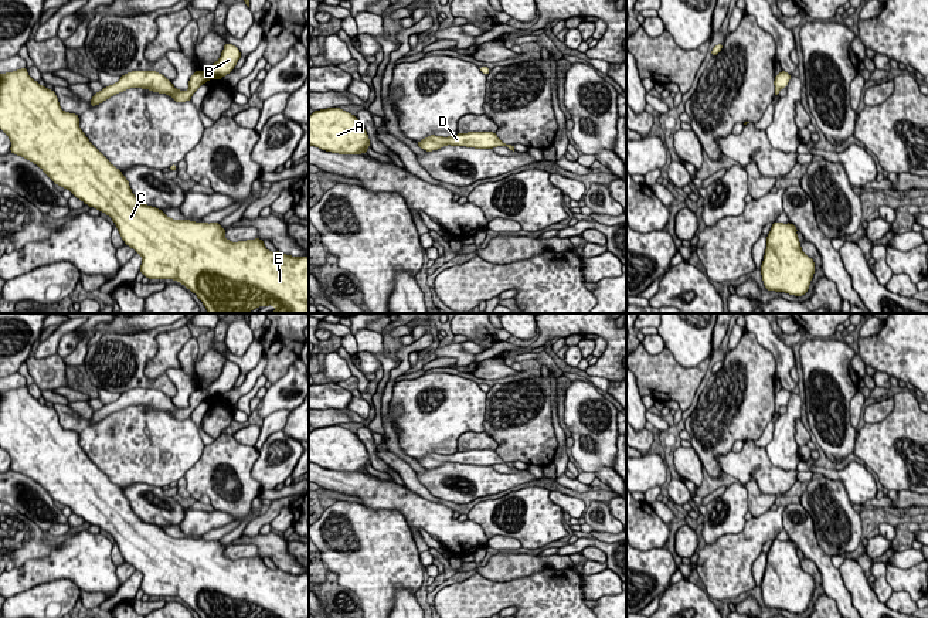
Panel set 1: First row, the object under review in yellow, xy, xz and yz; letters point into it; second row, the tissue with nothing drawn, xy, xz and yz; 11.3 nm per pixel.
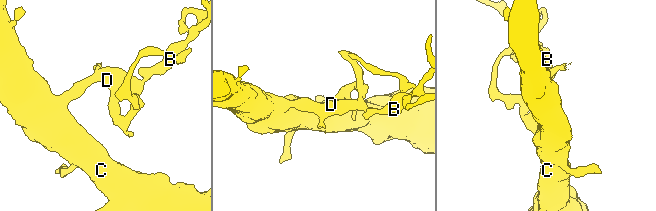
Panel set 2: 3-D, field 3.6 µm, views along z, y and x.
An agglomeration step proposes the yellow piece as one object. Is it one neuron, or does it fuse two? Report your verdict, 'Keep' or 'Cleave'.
Keep

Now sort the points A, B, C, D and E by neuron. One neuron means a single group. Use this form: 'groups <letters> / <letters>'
groups A B C D E

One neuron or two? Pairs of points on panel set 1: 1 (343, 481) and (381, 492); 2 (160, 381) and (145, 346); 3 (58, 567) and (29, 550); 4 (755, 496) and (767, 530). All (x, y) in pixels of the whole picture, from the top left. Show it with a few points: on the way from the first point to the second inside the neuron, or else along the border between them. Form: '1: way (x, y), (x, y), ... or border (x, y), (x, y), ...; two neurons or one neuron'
1: way (353, 484), (371, 491); one neuron
2: way (148, 383), (139, 374), (139, 359); one neuron
3: border (60, 545), (46, 556), (29, 559), (14, 569); two neurons
4: border (770, 509), (753, 518); two neurons

